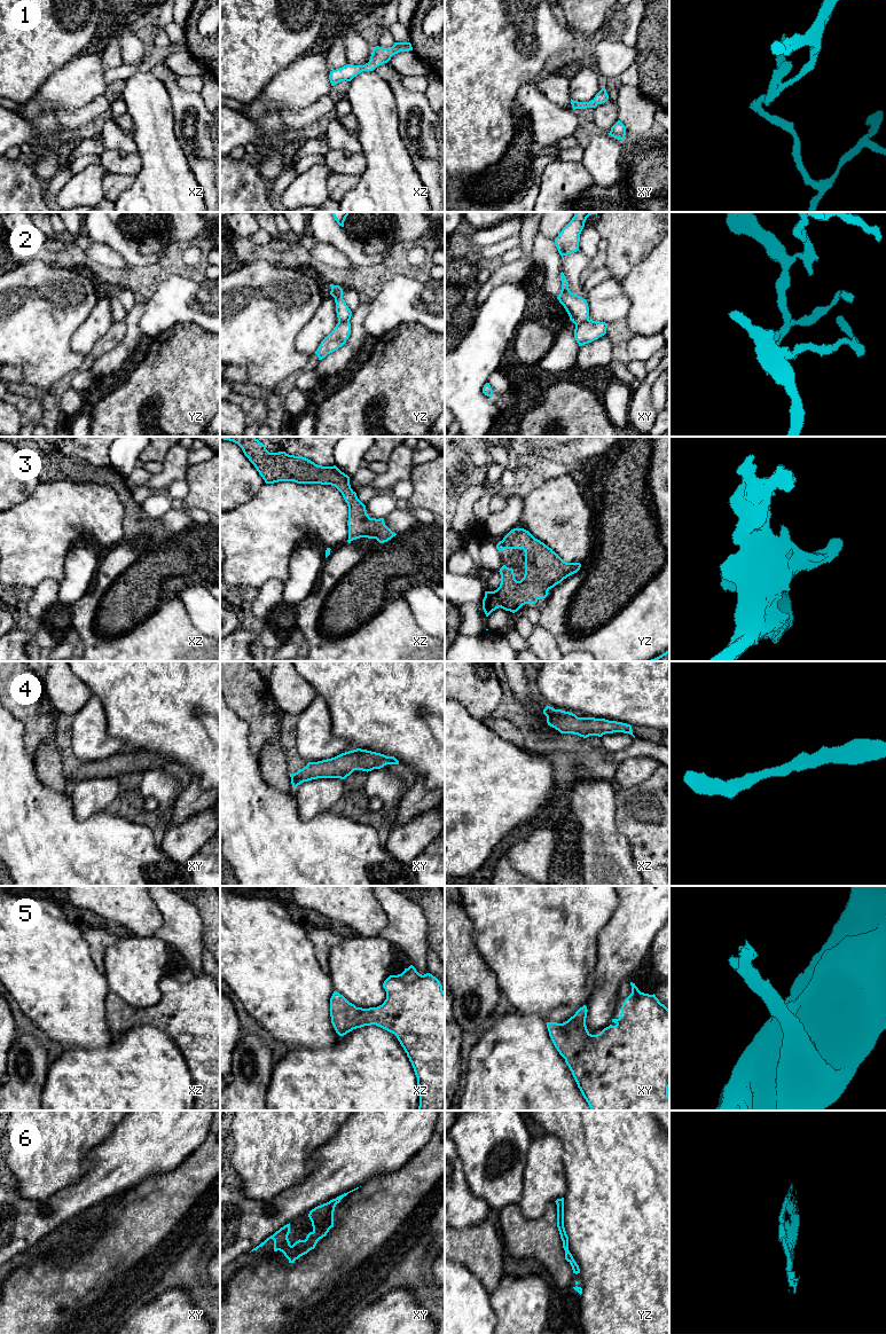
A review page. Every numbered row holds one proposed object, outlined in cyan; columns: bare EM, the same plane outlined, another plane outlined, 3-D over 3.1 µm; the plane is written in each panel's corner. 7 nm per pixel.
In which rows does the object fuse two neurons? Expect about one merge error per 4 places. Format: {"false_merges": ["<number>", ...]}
{"false_merges": ["2"]}

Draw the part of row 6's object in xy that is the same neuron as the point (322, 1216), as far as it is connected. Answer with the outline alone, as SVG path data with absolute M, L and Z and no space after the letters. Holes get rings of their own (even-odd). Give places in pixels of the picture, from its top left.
M359 1187L344 1193L336 1199L330 1200L327 1203L315 1207L308 1214L312 1222L313 1231L309 1232L305 1240L298 1240L292 1246L288 1239L290 1233L290 1223L281 1227L273 1235L267 1238L259 1246L253 1248L251 1251L257 1250L262 1247L269 1239L274 1240L274 1251L282 1251L284 1256L289 1260L289 1263L295 1263L300 1256L307 1254L309 1250L314 1249L317 1241L327 1235L329 1230L334 1227L334 1211L337 1203L346 1196L348 1193L358 1190ZM250 1251L250 1253L251 1253Z

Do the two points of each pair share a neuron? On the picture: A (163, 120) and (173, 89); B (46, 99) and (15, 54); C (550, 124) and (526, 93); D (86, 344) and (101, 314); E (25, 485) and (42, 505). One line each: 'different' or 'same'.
A: different
B: different
C: same
D: same
E: different

